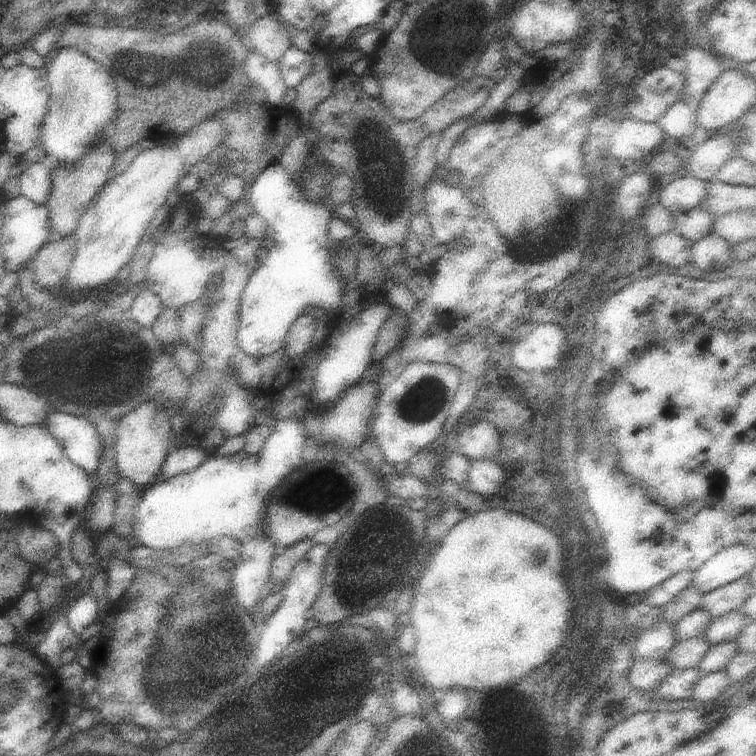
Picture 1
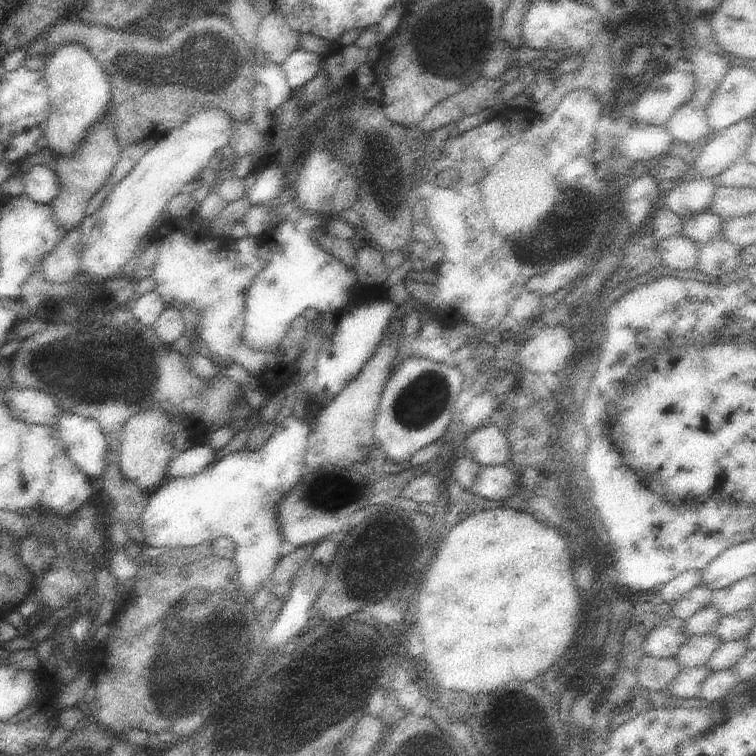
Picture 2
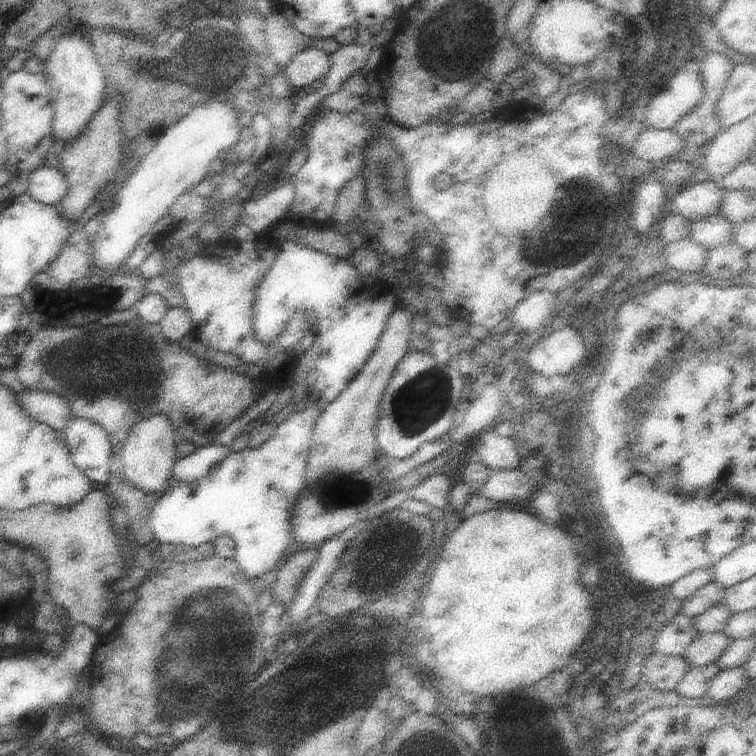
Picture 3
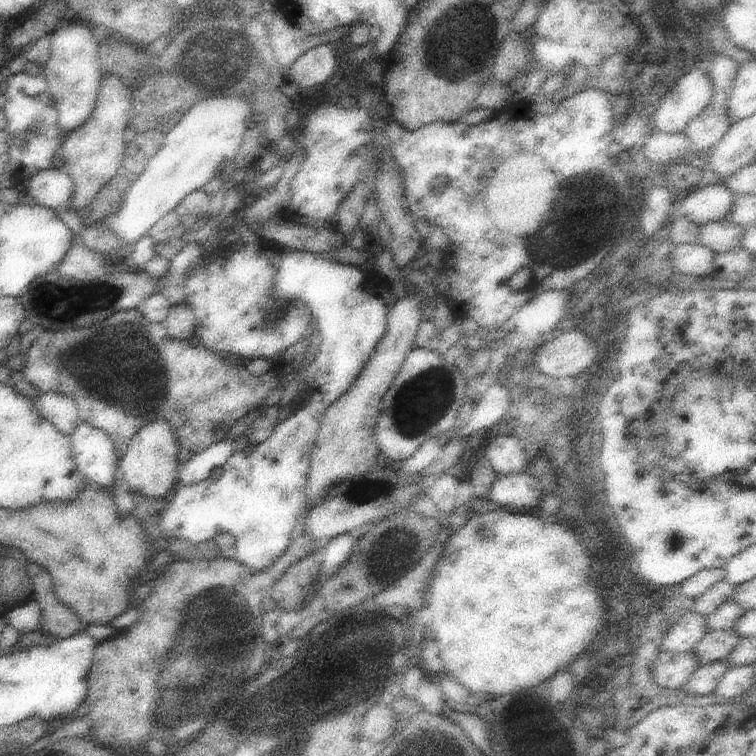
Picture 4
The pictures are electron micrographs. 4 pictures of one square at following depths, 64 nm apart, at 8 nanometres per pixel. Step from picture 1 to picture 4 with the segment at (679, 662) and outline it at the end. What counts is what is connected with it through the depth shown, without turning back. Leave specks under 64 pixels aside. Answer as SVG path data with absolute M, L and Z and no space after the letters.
M715 630L715 632L707 632L701 638L701 642L695 646L693 652L699 656L703 666L707 666L707 664L713 664L713 662L727 660L735 652L735 648L741 640L743 638L737 630L729 630L729 632L727 630L723 630L723 632Z

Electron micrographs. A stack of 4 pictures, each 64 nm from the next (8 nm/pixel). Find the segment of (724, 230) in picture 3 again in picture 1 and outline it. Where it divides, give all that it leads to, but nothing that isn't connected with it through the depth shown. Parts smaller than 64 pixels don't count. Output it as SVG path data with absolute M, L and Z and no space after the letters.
M701 208L677 210L677 212L671 212L671 218L673 218L673 232L689 240L691 244L707 234L713 234L711 230L713 216L709 212L703 212Z

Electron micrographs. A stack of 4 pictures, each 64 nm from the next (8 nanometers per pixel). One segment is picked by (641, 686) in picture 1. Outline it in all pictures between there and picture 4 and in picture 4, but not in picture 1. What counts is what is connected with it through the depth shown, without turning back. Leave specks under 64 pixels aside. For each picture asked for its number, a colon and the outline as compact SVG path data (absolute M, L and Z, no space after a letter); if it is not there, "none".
2: M645 656L637 664L637 678L639 678L639 684L647 690L667 692L681 670L683 666L677 664L677 658Z
3: M649 656L643 666L645 682L659 692L673 692L683 680L685 672L693 668L683 656Z
4: M661 652L655 662L653 676L661 688L679 690L689 682L693 672L699 670L701 666L703 666L703 662L699 660L699 656L695 652L683 652L683 654Z

